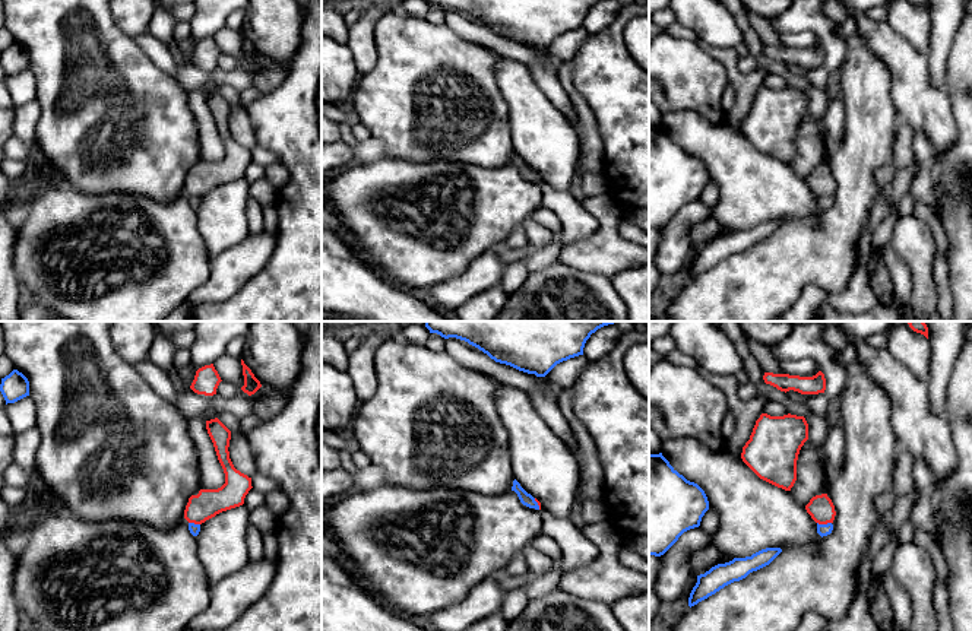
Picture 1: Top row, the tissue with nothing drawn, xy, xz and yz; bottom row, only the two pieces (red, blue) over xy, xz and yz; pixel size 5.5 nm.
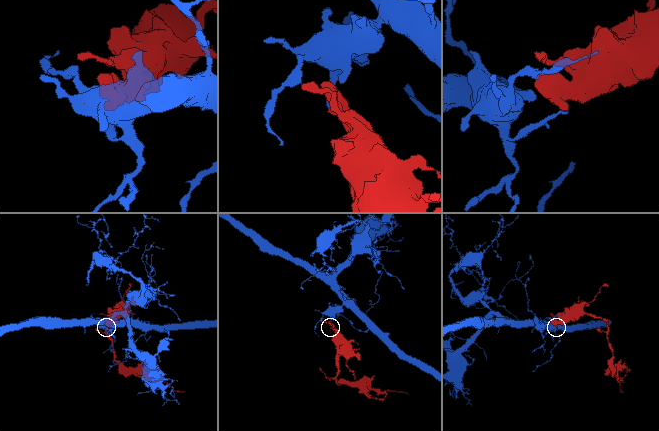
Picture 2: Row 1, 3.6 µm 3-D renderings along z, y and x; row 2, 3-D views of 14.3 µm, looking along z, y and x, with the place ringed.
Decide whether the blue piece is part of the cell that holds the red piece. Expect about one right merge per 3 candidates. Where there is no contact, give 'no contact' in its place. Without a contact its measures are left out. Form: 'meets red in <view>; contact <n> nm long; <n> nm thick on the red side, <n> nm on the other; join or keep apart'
meets red in yz; contact 80 nm long; 140 nm thick on the red side, 60 nm on the other; keep apart

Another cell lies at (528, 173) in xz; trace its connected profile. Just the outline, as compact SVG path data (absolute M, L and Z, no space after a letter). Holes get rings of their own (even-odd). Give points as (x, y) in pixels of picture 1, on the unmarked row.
M516 152L513 153L512 164L515 164L517 167L517 169L523 178L539 183L539 178L535 174L535 171L531 167L528 167Z

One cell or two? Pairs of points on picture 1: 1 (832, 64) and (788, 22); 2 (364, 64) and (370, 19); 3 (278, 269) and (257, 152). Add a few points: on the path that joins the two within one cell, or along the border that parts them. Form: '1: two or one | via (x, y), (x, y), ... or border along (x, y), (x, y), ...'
1: one | via (832, 48), (832, 43), (811, 22), (804, 22)
2: one | via (364, 53), (364, 31)
3: two | border along (259, 145), (269, 149), (278, 161)

